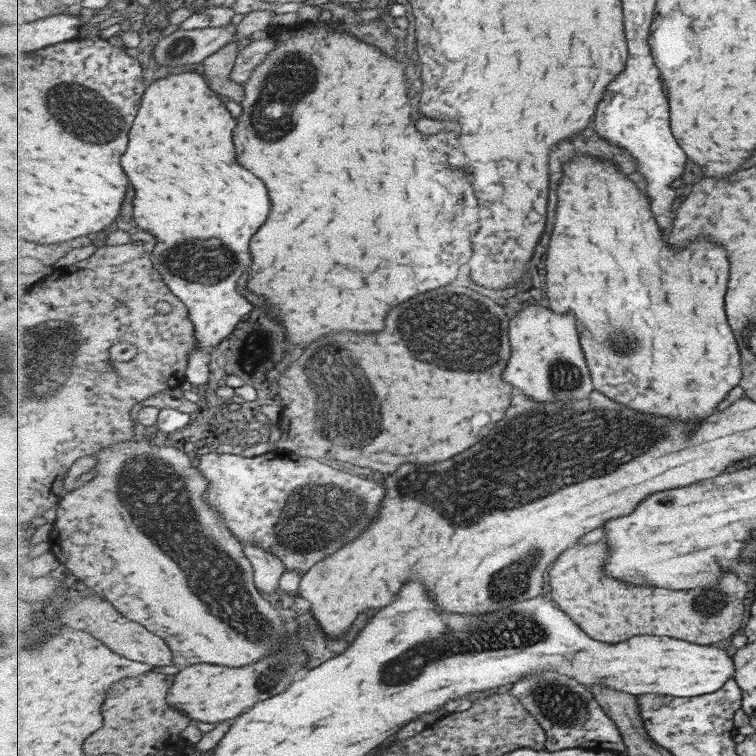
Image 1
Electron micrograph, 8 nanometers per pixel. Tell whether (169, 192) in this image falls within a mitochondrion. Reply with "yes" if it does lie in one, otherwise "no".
no

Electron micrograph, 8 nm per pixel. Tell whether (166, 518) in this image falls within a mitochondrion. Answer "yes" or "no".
yes

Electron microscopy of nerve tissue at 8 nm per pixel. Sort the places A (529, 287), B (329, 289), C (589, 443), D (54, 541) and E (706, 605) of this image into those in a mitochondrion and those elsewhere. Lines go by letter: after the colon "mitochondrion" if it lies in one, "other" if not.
A: other
B: other
C: mitochondrion
D: other
E: mitochondrion

